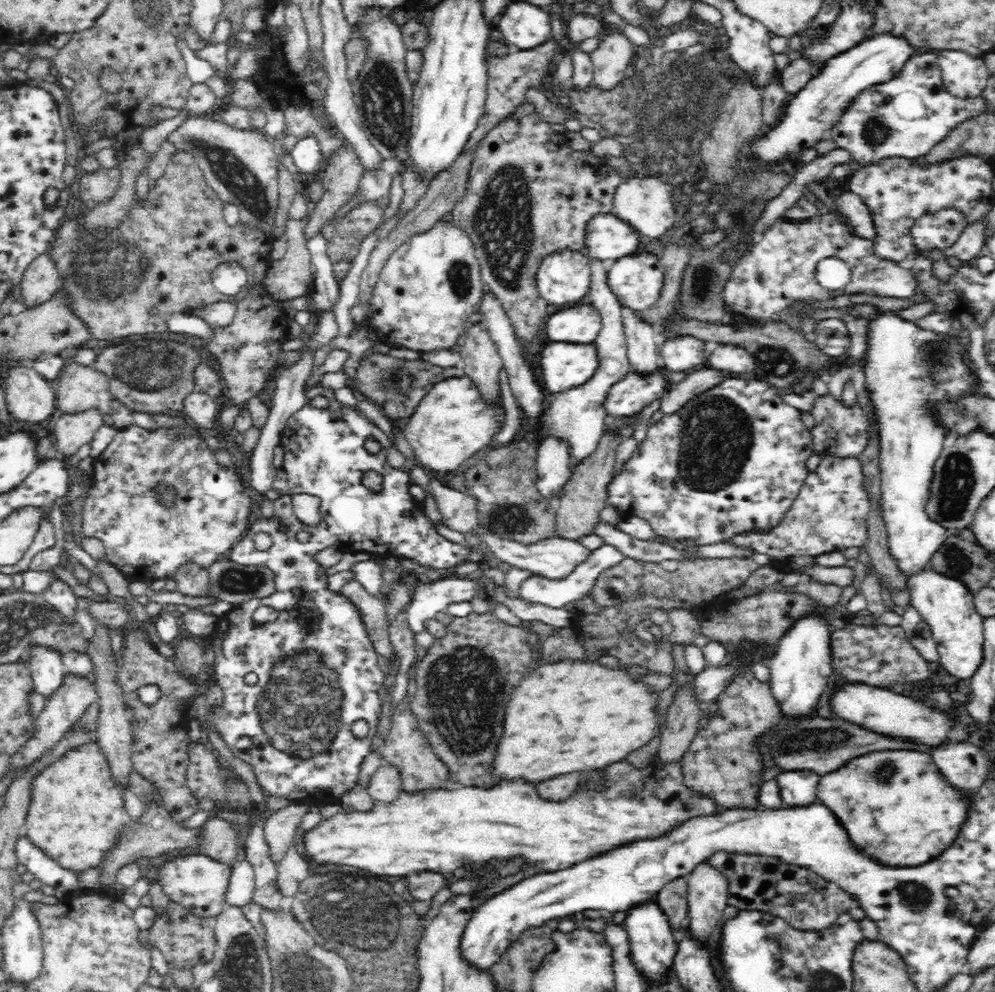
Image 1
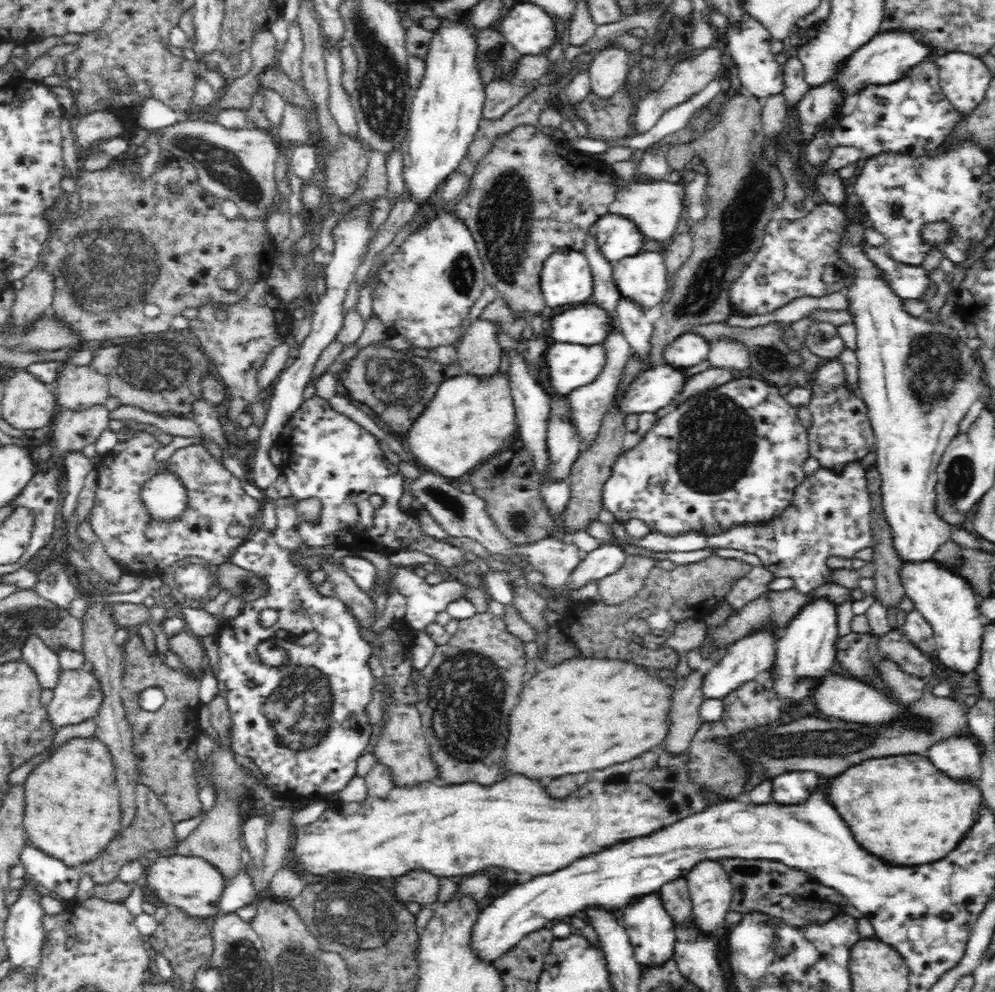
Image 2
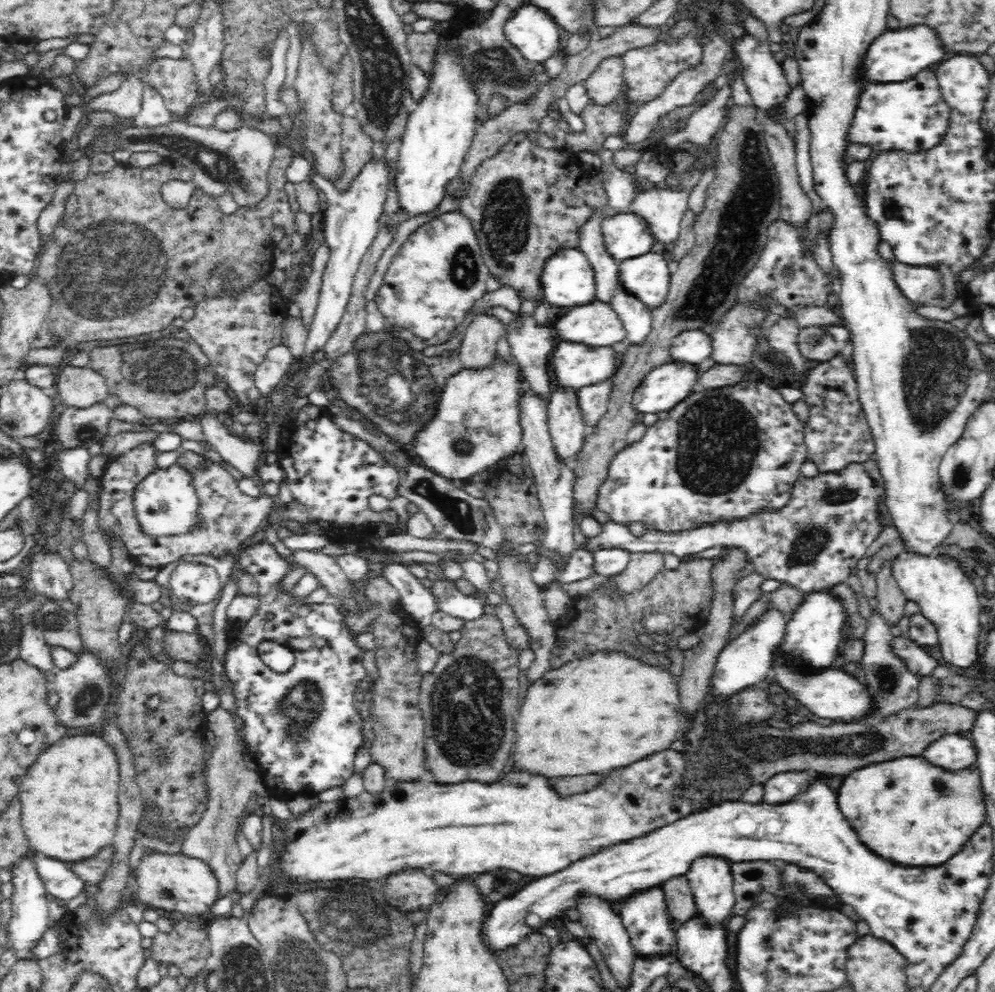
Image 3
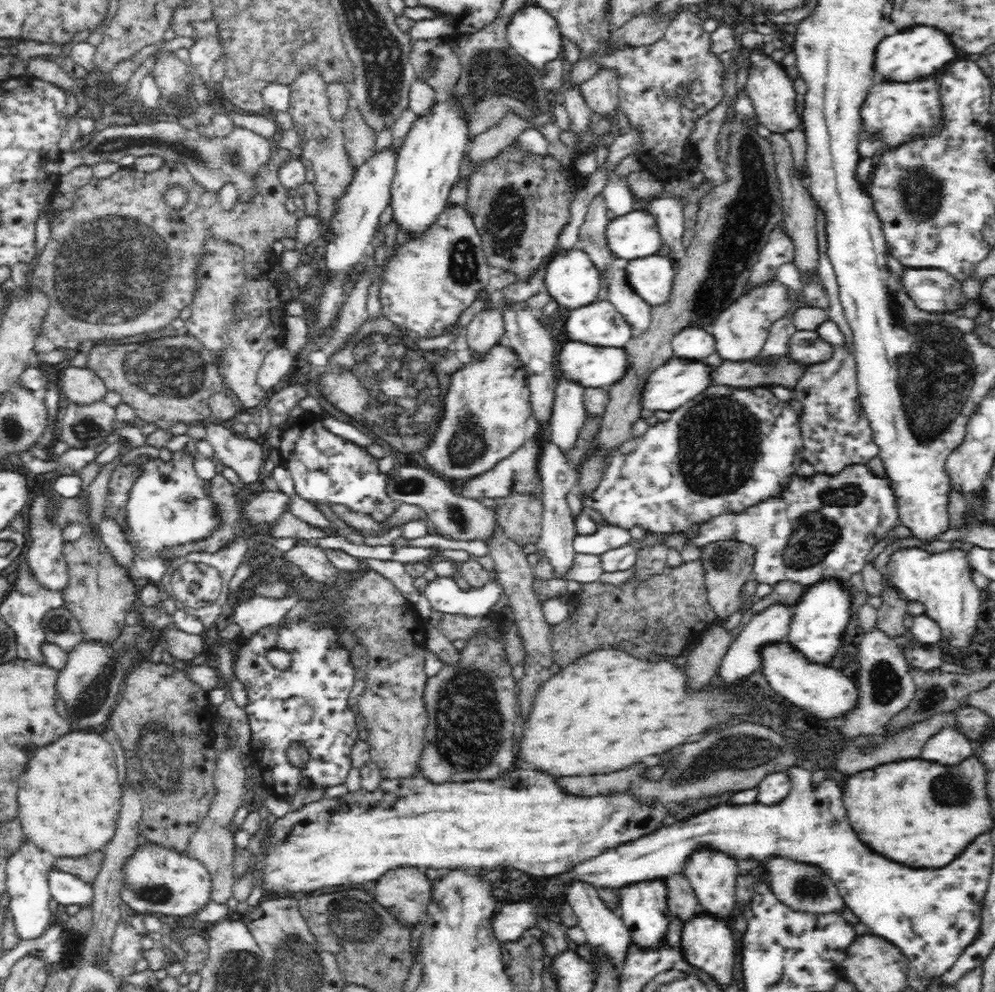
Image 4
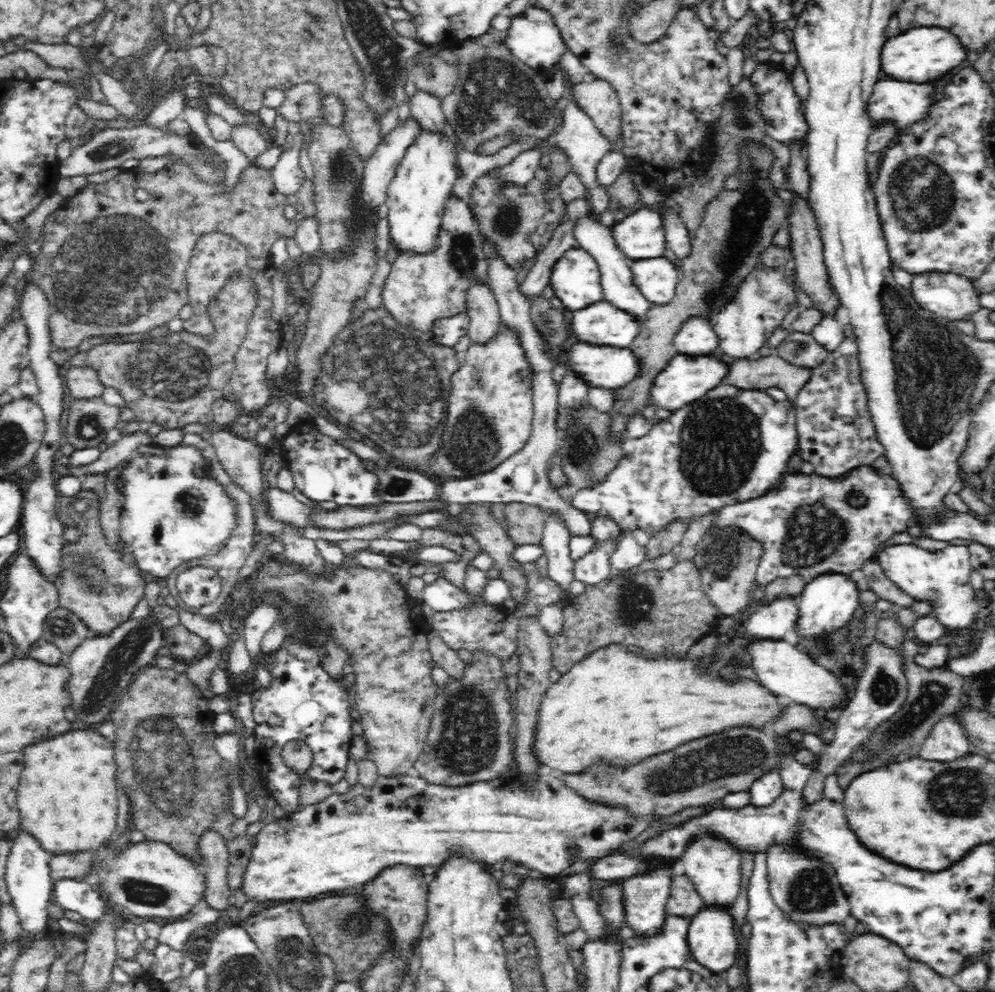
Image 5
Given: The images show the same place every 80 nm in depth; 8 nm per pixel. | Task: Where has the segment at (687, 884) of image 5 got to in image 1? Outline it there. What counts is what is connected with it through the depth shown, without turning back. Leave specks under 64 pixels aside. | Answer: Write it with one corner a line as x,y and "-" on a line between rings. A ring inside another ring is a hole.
682,877
666,883
655,896
654,902
666,915
666,922
677,929
685,925
687,918
687,882

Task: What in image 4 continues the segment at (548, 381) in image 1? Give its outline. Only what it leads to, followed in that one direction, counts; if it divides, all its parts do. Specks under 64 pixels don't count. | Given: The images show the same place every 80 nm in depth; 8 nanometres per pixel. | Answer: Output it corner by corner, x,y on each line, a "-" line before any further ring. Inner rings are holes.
566,342
558,350
560,378
586,388
608,388
622,378
627,368
622,348
594,347
582,342

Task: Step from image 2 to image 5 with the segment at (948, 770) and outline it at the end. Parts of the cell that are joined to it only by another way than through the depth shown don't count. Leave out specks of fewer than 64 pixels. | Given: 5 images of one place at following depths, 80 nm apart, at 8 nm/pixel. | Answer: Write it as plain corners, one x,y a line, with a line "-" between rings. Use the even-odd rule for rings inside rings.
956,715
942,718
929,732
918,751
924,760
953,763
970,754
970,741
964,734

